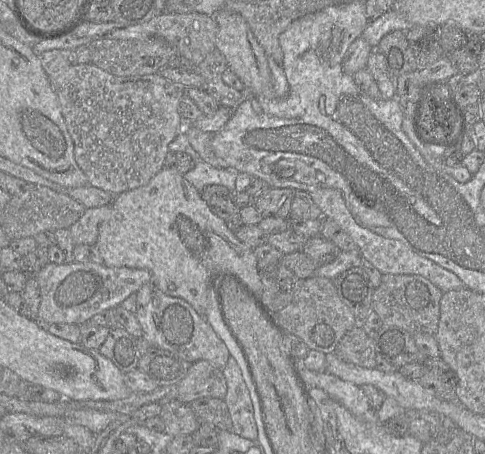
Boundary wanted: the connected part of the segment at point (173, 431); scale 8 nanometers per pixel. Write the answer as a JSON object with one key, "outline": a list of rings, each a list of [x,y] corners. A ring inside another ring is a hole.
{"outline":[[[178,400],[162,405],[159,417],[165,425],[165,434],[172,438],[191,436],[201,423],[190,406]]]}

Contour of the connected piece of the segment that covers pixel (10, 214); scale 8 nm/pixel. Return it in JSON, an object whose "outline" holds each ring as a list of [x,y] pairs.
{"outline":[[[28,183],[22,192],[11,196],[5,205],[1,228],[10,241],[34,237],[45,231],[54,233],[59,229],[69,229],[82,217],[86,209],[82,203],[66,194],[58,193],[46,186]]]}

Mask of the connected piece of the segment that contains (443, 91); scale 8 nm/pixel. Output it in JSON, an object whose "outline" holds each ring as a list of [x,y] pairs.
{"outline":[[[446,82],[426,86],[415,115],[419,138],[438,147],[455,146],[463,133],[463,120],[457,112]]]}

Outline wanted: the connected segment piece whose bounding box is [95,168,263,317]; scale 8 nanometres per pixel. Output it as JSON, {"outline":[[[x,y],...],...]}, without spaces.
{"outline":[[[163,168],[146,185],[122,192],[111,202],[111,215],[99,228],[95,244],[103,264],[110,268],[145,269],[151,273],[151,281],[167,296],[181,298],[204,317],[209,288],[214,279],[228,275],[254,296],[259,296],[263,285],[258,273],[258,260],[248,247],[227,227],[225,221],[215,215],[201,198],[200,192],[178,172]]]}

